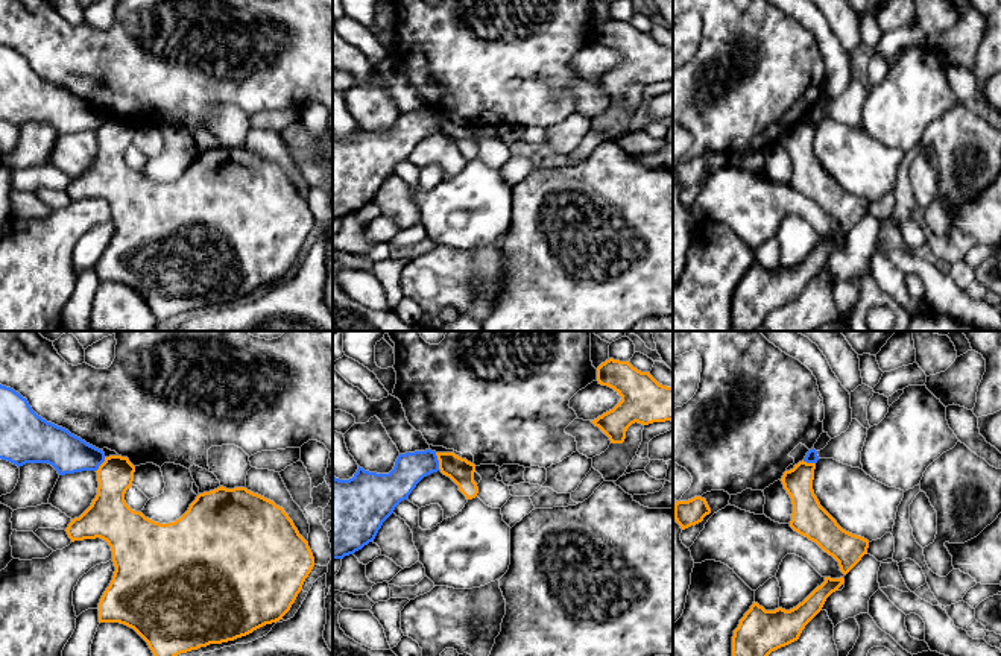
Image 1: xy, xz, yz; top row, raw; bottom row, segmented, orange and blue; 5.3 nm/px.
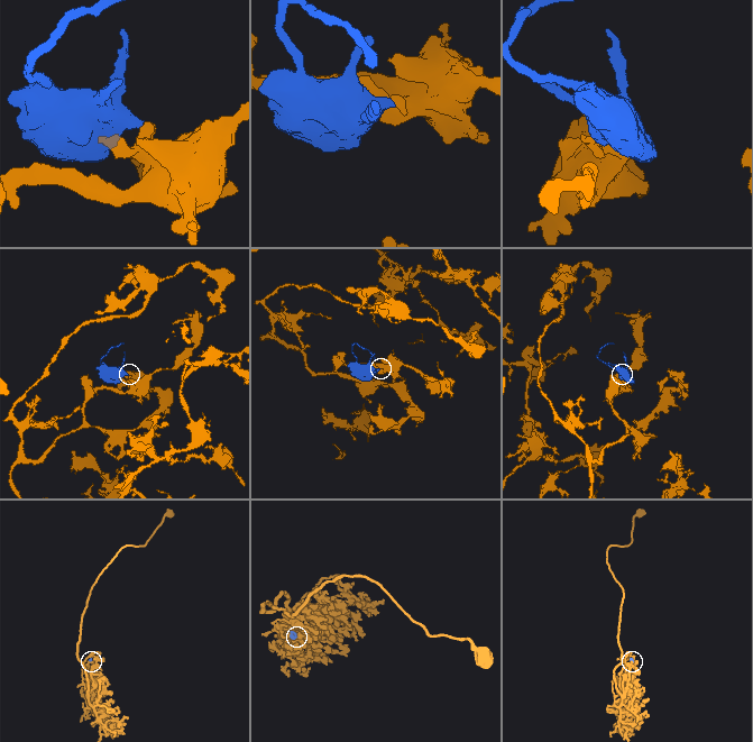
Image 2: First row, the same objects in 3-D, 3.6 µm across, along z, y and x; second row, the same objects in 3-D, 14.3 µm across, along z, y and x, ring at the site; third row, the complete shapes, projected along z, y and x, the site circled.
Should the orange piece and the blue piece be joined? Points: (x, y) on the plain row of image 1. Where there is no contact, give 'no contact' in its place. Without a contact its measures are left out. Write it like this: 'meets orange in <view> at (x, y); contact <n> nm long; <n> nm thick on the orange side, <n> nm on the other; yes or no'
meets orange in xz at (439, 122); contact 100 nm long; 140 nm thick on the orange side, 170 nm on the other; no

